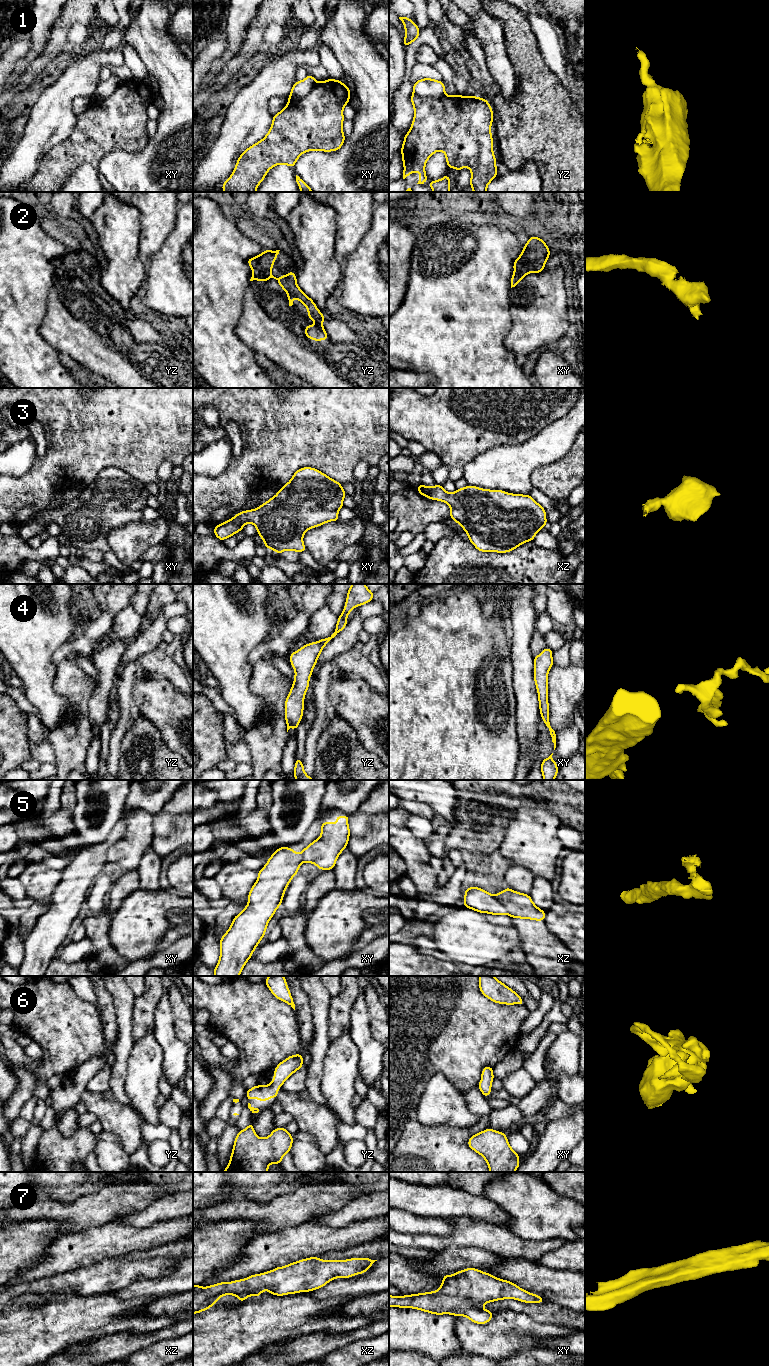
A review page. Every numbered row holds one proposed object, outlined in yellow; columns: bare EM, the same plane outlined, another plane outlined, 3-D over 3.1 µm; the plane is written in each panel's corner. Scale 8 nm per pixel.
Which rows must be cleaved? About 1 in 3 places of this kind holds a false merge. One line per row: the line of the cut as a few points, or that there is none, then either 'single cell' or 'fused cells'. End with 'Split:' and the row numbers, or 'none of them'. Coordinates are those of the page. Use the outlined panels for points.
1: yz (414, 91), (421, 96), (442, 96), (445, 94) | fused cells
2: no cut | single cell
3: no cut | single cell
4: no cut | single cell
5: xz (496, 898), (504, 907), (506, 913) | fused cells
6: no cut | single cell
7: no cut | single cell
Split: 1, 5

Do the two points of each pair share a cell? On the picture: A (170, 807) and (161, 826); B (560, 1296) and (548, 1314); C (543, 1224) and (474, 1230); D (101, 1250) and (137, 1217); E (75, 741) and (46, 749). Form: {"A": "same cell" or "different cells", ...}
{"A": "different cells", "B": "different cells", "C": "different cells", "D": "different cells", "E": "different cells"}

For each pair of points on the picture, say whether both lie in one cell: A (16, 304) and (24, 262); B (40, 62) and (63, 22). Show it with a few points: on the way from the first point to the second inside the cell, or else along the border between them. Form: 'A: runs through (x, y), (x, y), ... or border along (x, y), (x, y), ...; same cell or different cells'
A: runs through (16, 294), (16, 272); same cell
B: runs through (50, 52), (56, 45), (59, 32); same cell

